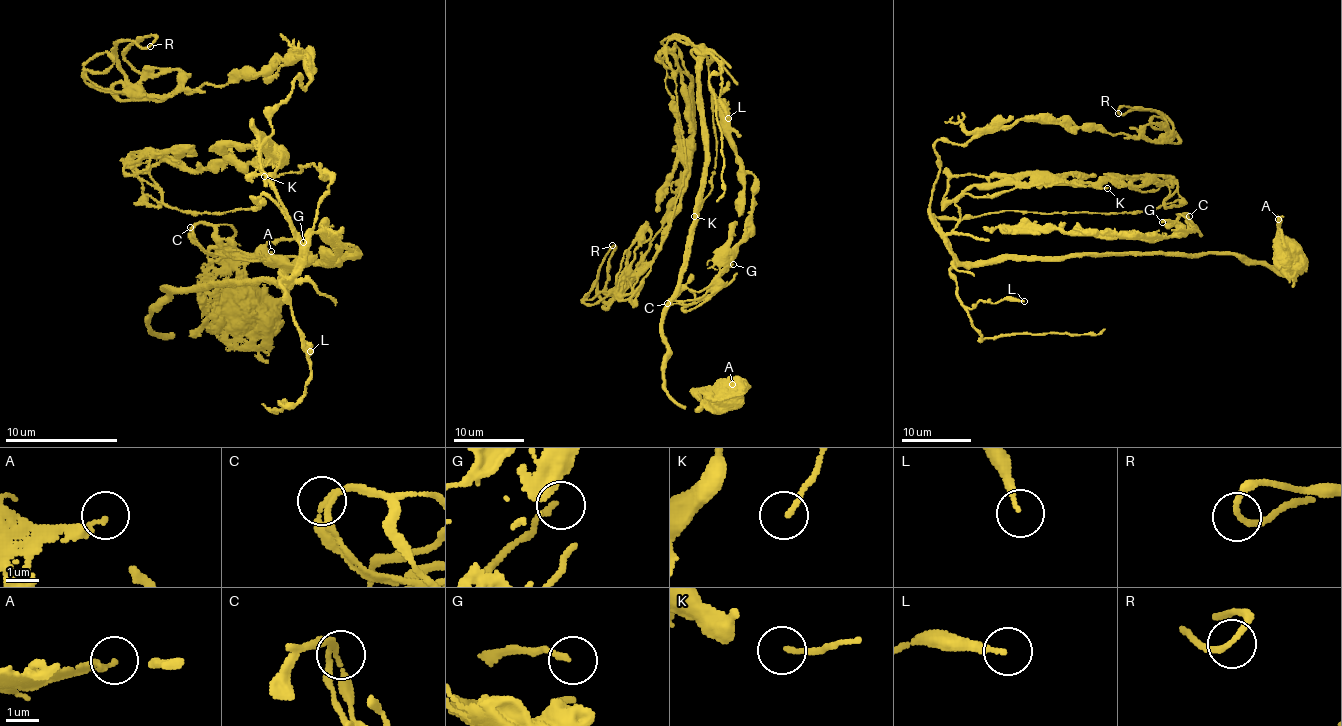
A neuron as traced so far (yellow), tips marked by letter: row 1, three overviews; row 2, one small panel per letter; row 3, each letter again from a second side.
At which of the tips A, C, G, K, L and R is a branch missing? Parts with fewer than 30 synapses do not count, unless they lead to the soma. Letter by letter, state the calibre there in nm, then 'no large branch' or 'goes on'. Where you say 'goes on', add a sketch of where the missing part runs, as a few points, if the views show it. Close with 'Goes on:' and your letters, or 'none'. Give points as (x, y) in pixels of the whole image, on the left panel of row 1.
A: 190 nm thick; no large branch
C: 240 nm thick; no large branch
G: 160 nm thick; no large branch
K: 140 nm thick; goes on; missing branch runs (264, 176), (240, 181), (239, 176), (264, 158), (335, 135), (343, 145), (346, 164), (337, 172), (329, 159)
L: 180 nm thick; goes on; missing branch runs (310, 351), (252, 361), (229, 314), (323, 290), (326, 305), (319, 276), (309, 279)
R: 150 nm thick; no large branch
Goes on: K, L

